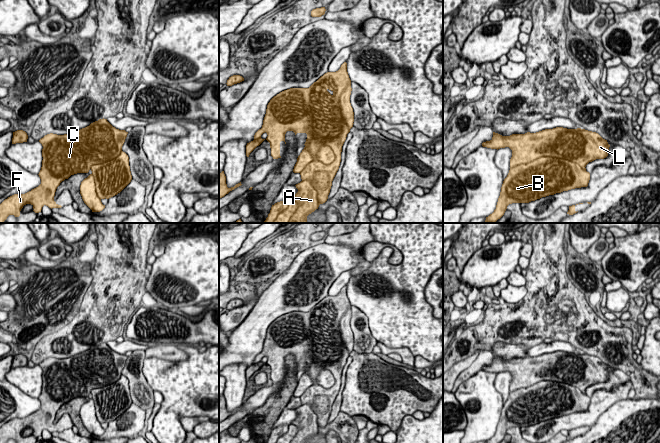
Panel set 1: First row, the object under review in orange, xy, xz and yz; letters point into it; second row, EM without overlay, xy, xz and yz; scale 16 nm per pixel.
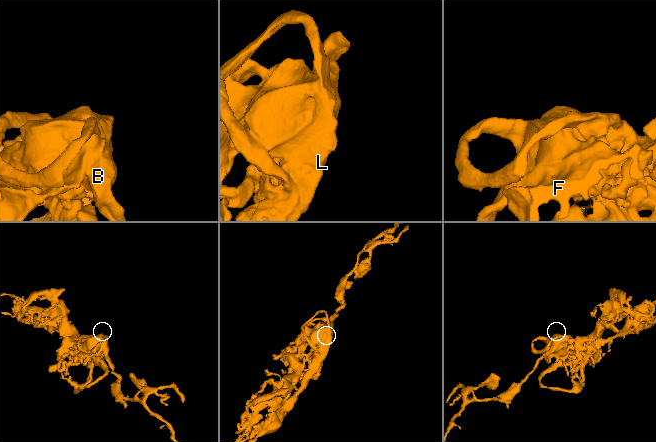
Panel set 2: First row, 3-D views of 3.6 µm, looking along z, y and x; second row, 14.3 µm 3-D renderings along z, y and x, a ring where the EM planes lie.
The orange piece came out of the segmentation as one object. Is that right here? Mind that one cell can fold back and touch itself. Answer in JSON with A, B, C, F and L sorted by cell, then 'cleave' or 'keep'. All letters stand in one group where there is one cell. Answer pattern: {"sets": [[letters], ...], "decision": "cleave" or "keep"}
{"sets": [["A", "B", "C", "F", "L"]], "decision": "keep"}

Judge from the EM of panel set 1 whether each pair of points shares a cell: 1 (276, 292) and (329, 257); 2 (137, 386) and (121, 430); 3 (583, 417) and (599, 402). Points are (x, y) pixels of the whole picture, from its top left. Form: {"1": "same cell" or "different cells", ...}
{"1": "same cell", "2": "different cells", "3": "same cell"}

